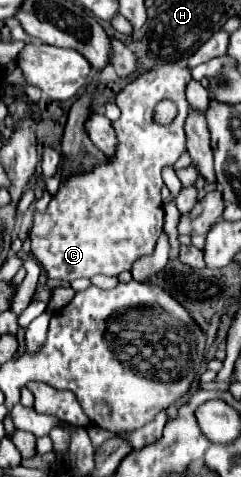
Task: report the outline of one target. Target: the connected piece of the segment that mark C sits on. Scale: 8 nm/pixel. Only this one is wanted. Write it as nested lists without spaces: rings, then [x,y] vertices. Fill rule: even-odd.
[[[181,62],[173,64],[159,64],[149,72],[141,72],[135,80],[131,80],[123,92],[117,94],[115,102],[121,108],[121,118],[115,120],[111,126],[117,134],[117,148],[115,156],[99,162],[89,172],[69,174],[65,182],[61,182],[59,192],[51,196],[51,202],[45,212],[33,214],[33,224],[29,230],[31,252],[39,266],[47,272],[49,278],[61,282],[73,282],[77,278],[93,278],[95,274],[105,276],[119,276],[123,270],[131,270],[133,262],[139,256],[153,254],[159,236],[163,234],[163,200],[161,188],[163,178],[161,170],[165,166],[173,166],[177,158],[185,150],[185,118],[187,118],[187,100],[185,100],[185,86],[191,80],[191,72],[181,66]],[[161,100],[171,100],[177,106],[177,116],[171,124],[159,124],[153,120],[155,106]]]

